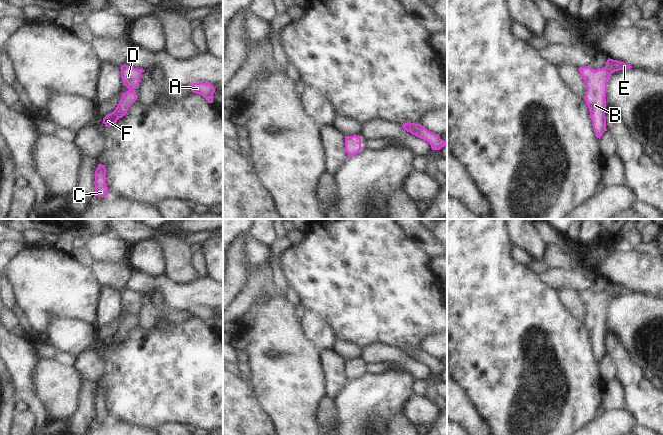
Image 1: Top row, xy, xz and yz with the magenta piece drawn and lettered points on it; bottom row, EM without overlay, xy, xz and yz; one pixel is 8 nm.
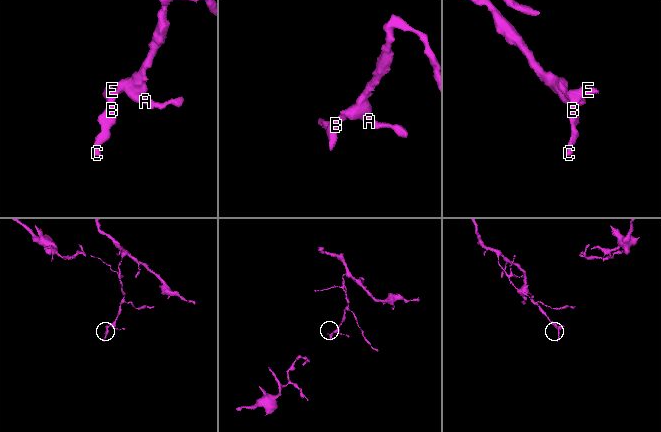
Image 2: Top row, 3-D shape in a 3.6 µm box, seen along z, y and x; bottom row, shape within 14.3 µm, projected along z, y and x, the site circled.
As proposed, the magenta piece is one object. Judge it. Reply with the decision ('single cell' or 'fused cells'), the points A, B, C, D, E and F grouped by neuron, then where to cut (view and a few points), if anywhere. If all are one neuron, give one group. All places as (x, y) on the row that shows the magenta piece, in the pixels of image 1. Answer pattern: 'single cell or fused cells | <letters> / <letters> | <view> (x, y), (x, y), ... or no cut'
single cell | A B C D E F | no cut

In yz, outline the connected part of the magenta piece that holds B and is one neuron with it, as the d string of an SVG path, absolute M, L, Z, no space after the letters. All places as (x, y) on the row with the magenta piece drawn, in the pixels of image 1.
M608 58L606 66L594 70L591 66L579 68L587 91L584 100L589 108L592 126L597 138L603 135L606 129L606 92L609 76L619 70L632 68L630 65Z

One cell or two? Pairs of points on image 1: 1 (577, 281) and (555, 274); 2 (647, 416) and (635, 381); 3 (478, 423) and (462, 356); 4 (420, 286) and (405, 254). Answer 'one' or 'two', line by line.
1: one
2: one
3: two
4: one

